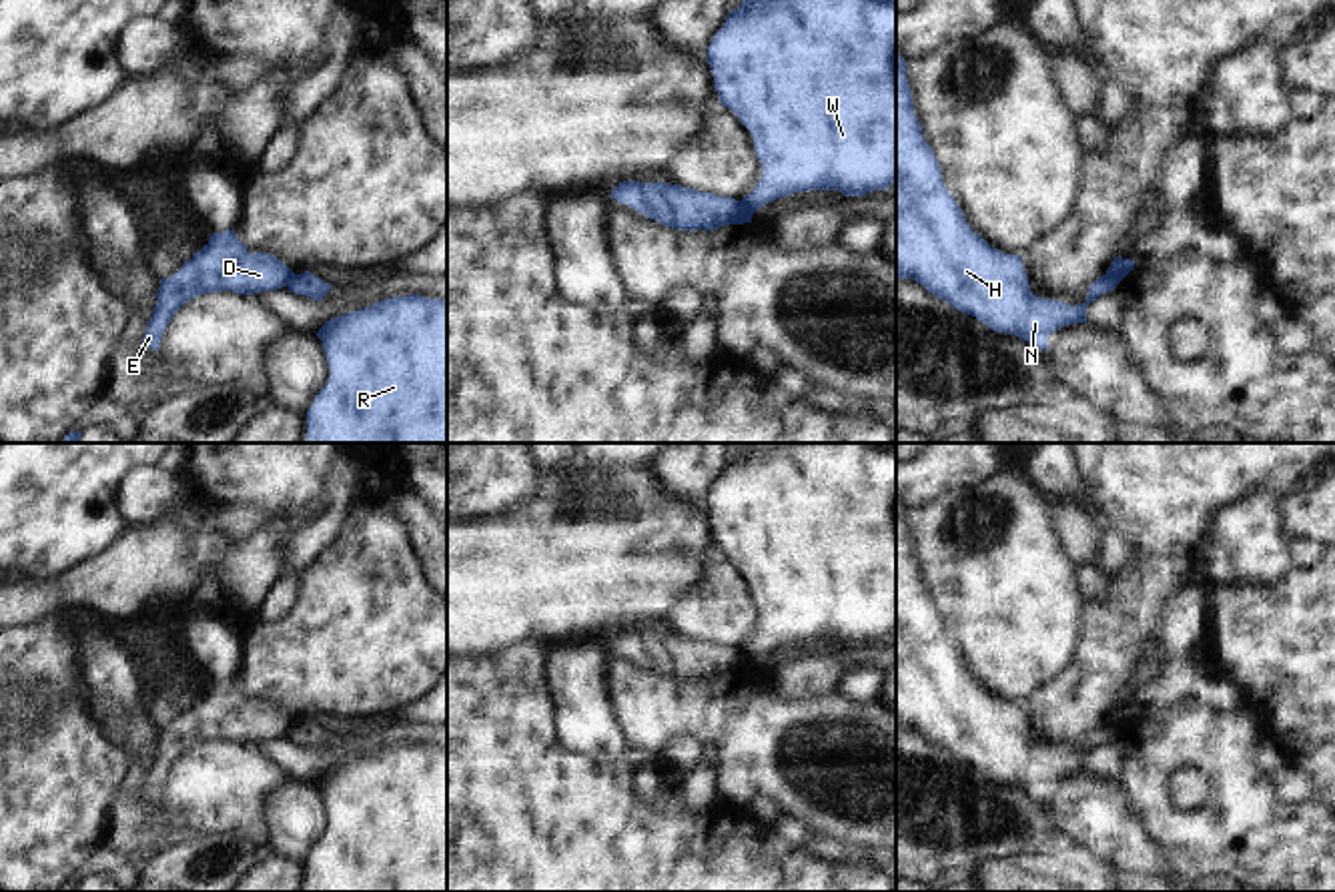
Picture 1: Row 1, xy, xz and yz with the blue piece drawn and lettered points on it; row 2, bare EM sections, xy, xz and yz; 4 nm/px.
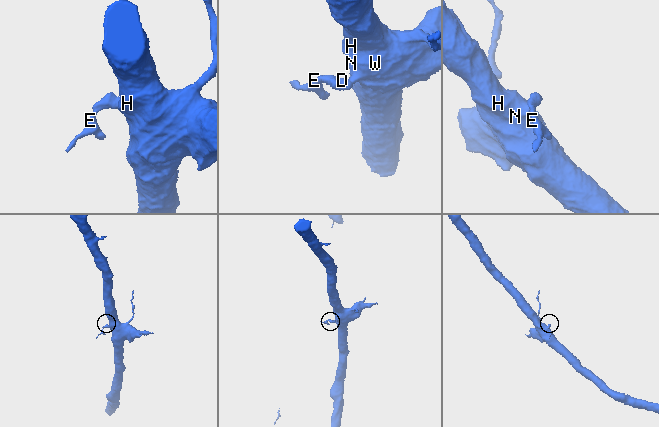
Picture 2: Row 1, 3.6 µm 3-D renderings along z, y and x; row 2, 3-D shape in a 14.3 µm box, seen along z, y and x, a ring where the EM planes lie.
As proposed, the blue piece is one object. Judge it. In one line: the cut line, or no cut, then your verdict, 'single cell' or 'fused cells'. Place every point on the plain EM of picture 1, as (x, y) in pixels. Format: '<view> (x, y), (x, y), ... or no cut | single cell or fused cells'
xz (740, 650), (750, 664) | fused cells

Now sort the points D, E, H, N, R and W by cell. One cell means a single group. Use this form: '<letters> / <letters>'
D E / H N R W

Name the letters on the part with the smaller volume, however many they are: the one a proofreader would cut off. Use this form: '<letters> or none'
D, E

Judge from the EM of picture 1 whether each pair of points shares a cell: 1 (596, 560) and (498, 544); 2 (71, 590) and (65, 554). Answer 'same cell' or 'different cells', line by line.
1: same cell
2: different cells

